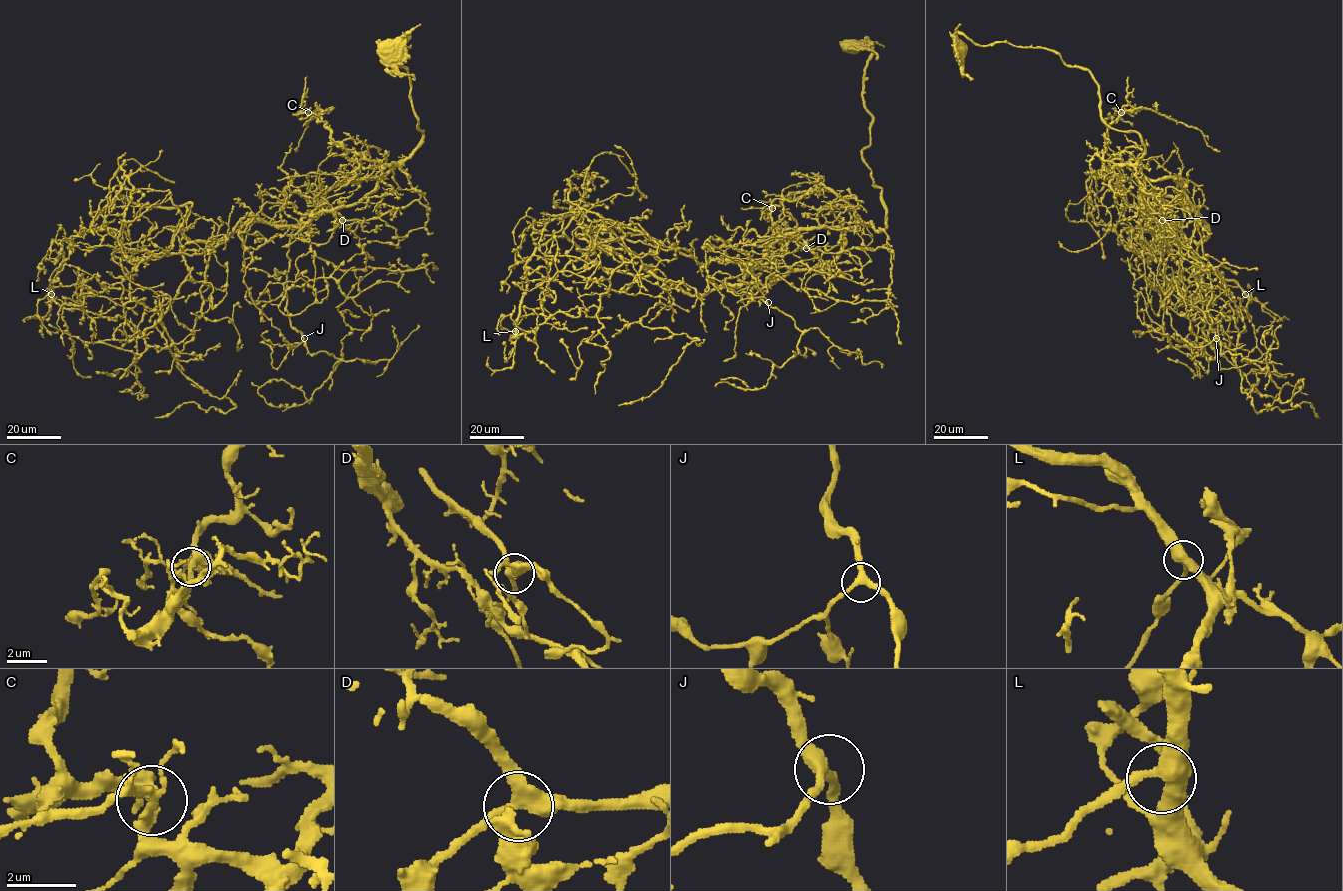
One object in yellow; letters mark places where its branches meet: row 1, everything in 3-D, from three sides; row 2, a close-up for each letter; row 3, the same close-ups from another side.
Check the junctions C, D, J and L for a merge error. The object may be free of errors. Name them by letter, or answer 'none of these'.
none of these

